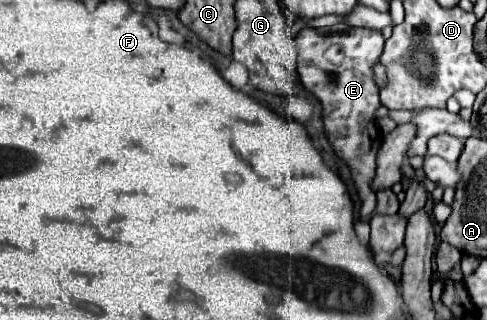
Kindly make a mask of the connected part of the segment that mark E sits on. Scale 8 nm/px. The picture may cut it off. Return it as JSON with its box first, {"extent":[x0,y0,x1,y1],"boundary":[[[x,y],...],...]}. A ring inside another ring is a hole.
{"extent":[296,28,384,216],"boundary":[[[304,28],[300,30],[300,34],[296,36],[296,50],[298,50],[298,76],[300,82],[306,90],[310,90],[320,102],[322,102],[322,120],[328,132],[328,140],[334,146],[336,154],[350,166],[354,182],[358,186],[358,194],[362,198],[362,208],[360,214],[362,216],[372,216],[374,208],[376,208],[376,194],[370,188],[370,180],[374,178],[376,172],[376,154],[380,150],[380,134],[374,134],[376,130],[376,110],[382,106],[380,102],[380,90],[374,84],[372,78],[372,66],[378,62],[380,54],[384,48],[384,36],[378,30],[368,30],[368,28],[350,28],[348,32],[340,32],[340,34],[328,34],[328,36],[320,36],[318,30],[314,28]],[[332,46],[338,46],[338,50],[342,52],[342,62],[332,62],[332,54],[336,52],[328,52]]]}

